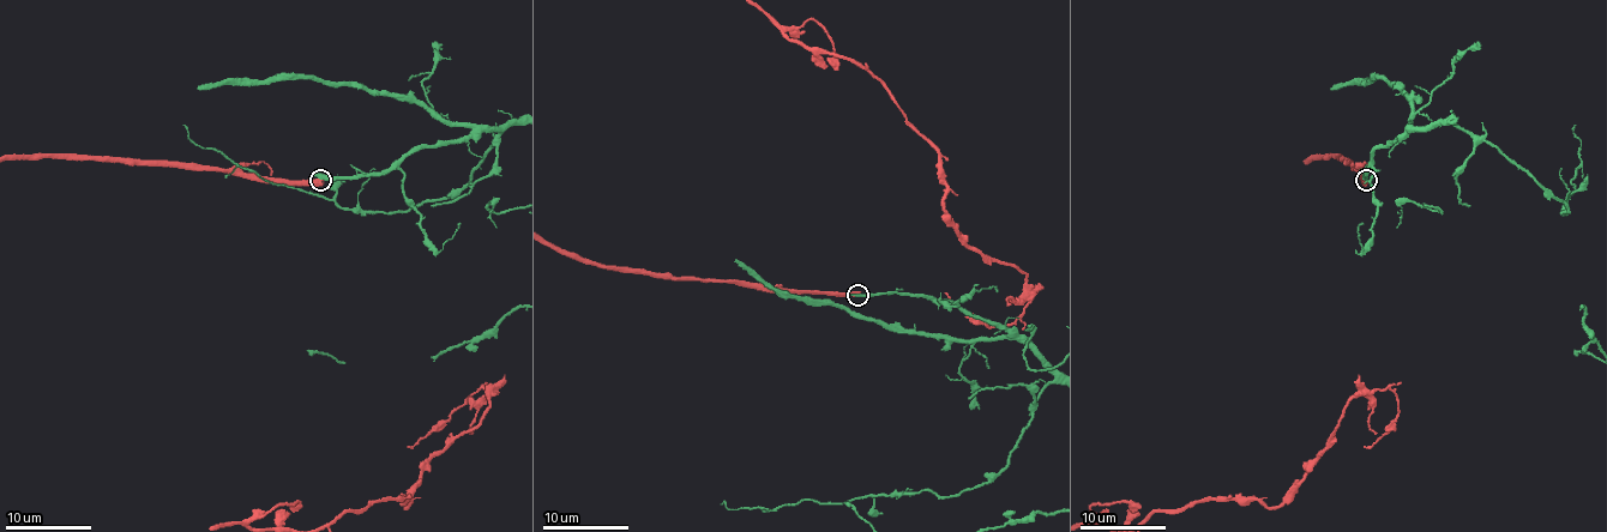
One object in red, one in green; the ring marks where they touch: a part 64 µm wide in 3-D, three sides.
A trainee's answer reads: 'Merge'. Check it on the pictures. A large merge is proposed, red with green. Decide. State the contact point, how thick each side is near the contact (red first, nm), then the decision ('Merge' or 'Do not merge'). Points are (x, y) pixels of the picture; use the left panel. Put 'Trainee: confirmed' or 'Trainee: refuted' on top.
Trainee: refuted
Place: (320, 180). Thickness 550 nm (red) against 360 nm. Do not merge

